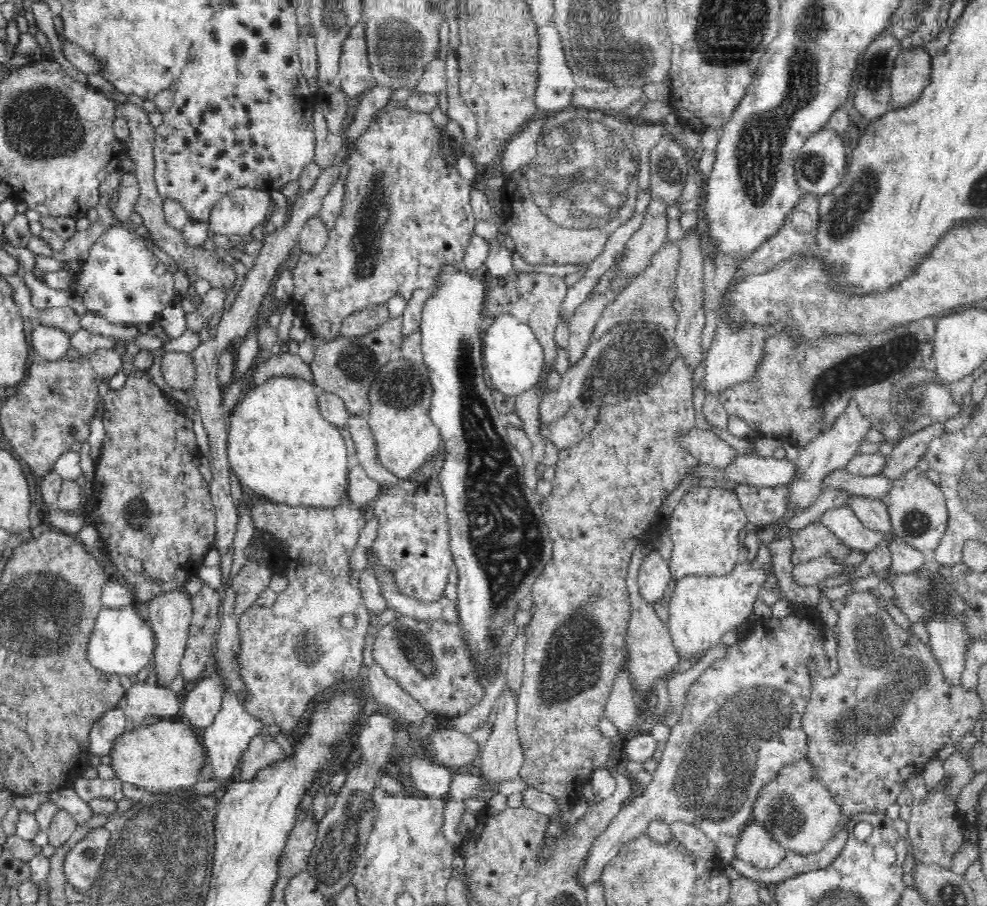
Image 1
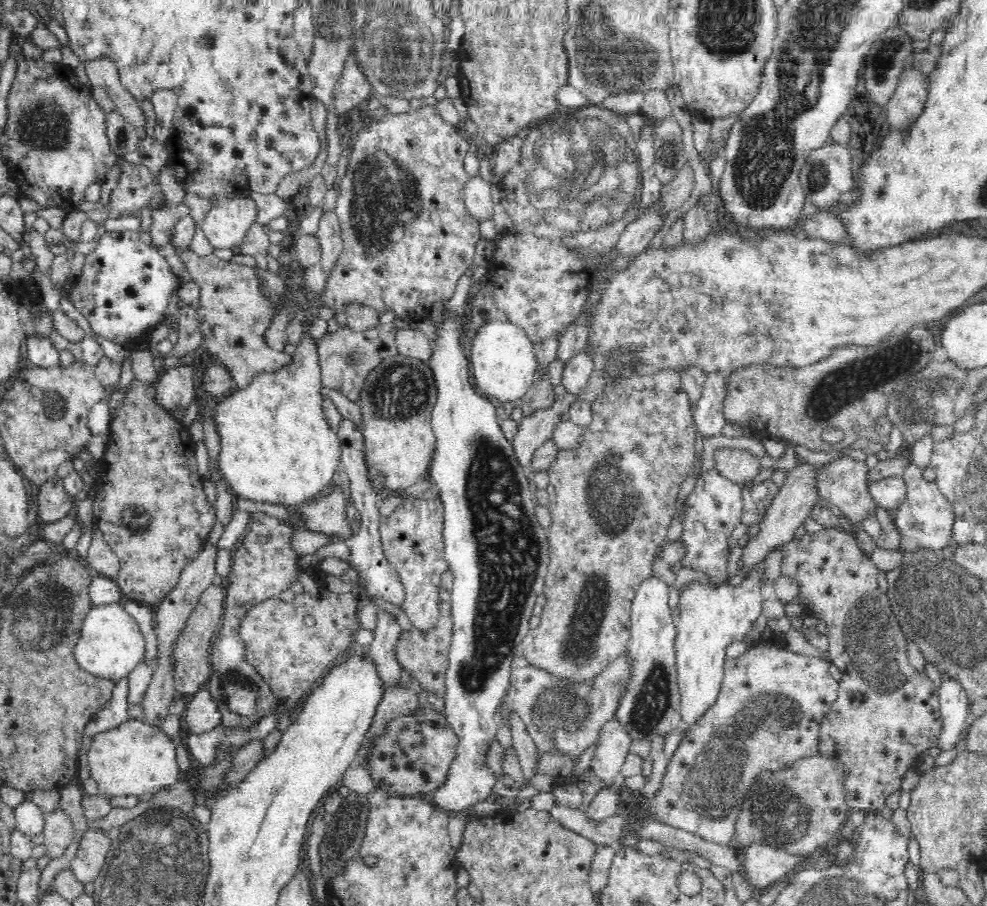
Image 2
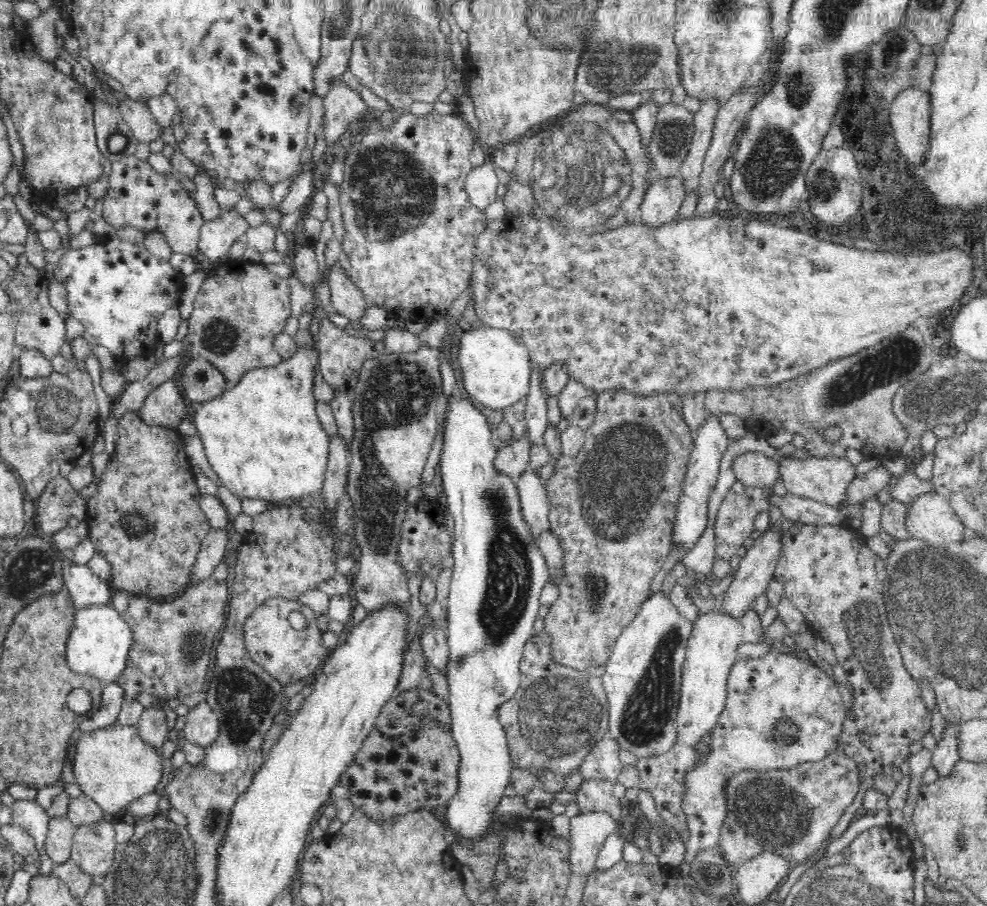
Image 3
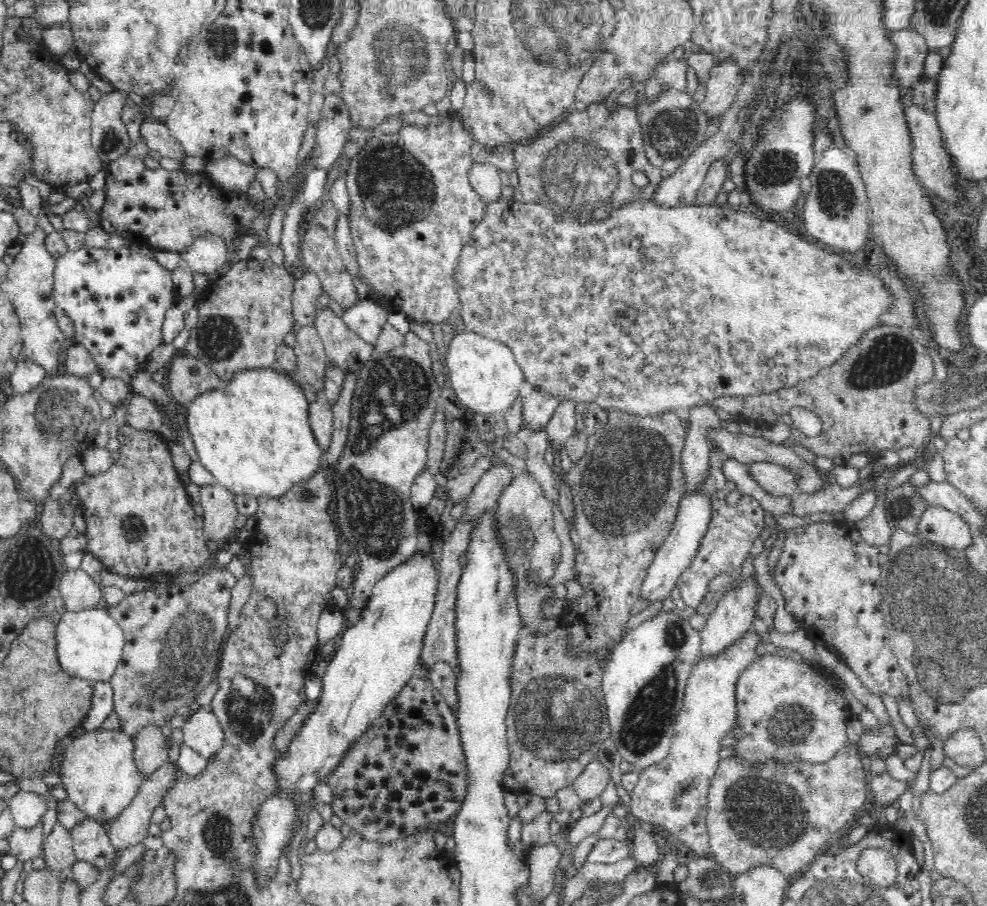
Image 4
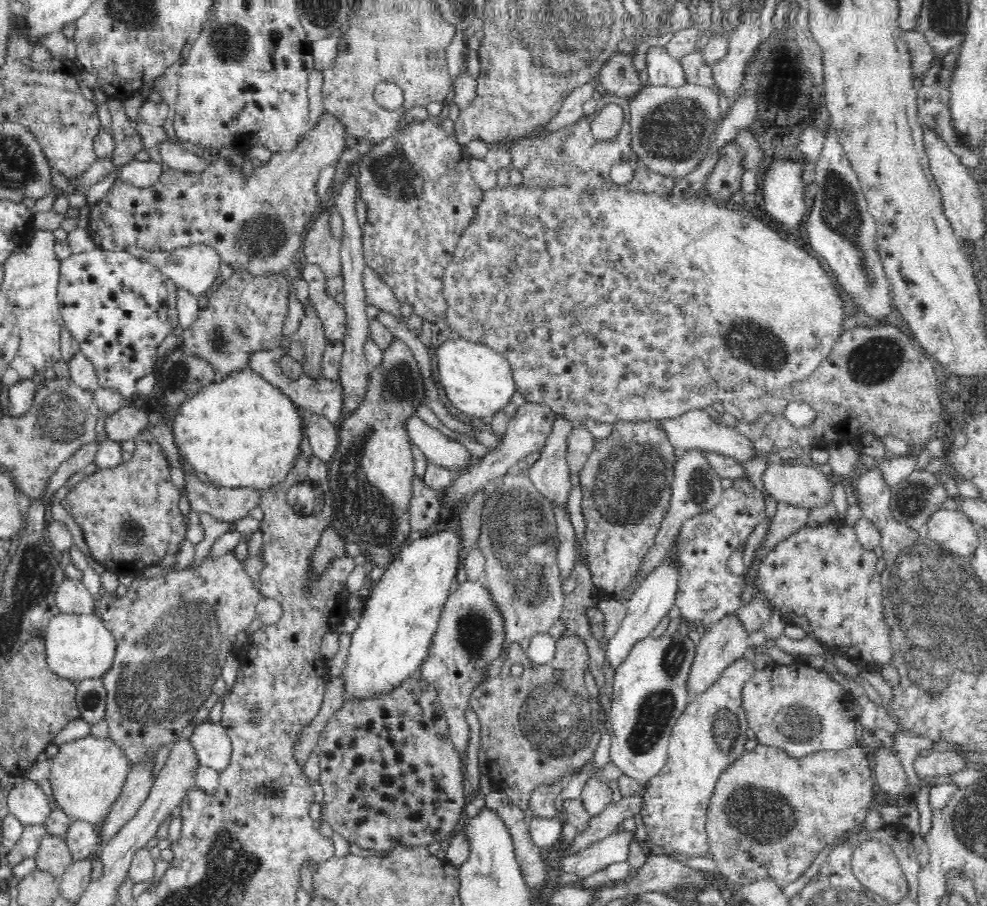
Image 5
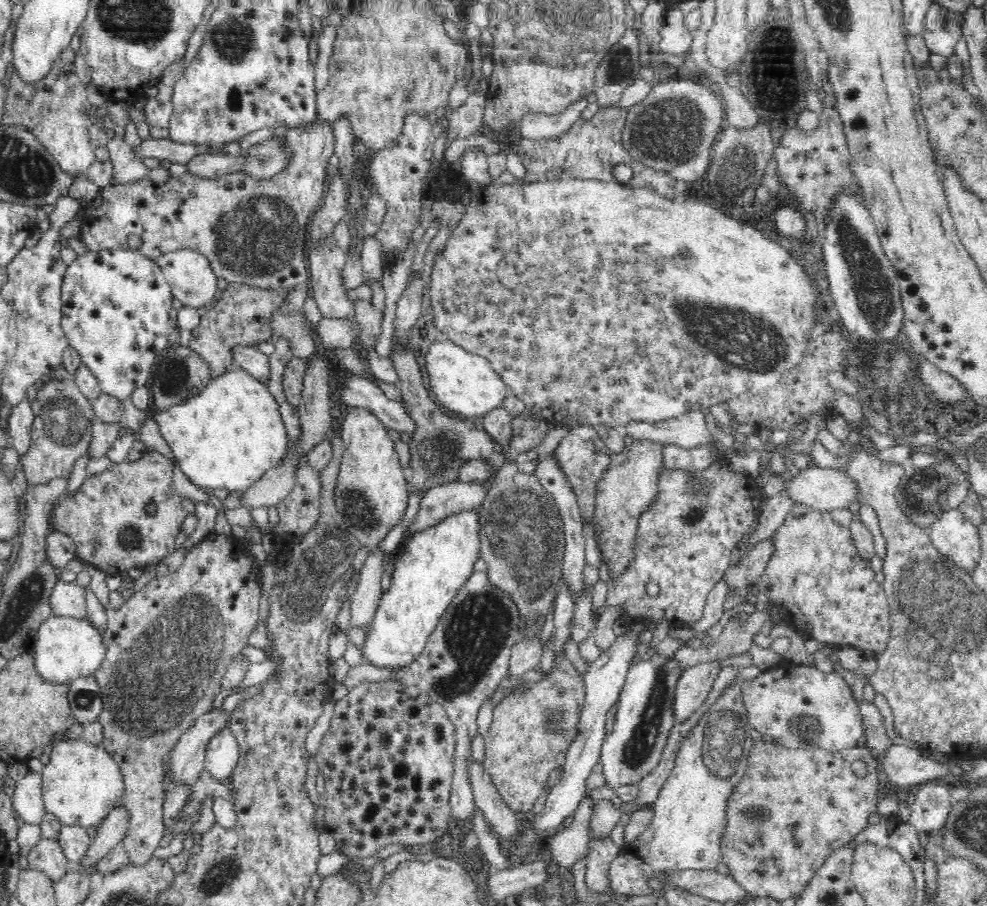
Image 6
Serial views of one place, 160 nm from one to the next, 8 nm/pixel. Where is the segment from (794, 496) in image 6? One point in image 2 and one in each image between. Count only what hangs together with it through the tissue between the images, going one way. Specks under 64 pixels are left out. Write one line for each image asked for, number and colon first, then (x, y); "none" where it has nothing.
2: (740, 466)
3: (754, 469)
4: (776, 479)
5: (800, 485)

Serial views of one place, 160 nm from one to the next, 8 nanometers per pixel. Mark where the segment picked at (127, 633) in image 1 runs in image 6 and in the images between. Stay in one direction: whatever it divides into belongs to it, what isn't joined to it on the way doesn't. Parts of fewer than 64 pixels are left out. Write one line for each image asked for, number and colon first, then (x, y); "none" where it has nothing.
2: (111, 645)
3: (101, 641)
4: (90, 644)
5: (79, 647)
6: (66, 648)

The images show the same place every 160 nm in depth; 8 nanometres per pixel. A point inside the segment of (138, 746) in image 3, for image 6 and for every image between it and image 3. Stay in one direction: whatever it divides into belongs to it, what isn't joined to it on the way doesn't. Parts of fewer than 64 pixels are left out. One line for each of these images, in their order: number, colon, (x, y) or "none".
4: (99, 772)
5: (87, 776)
6: (82, 782)

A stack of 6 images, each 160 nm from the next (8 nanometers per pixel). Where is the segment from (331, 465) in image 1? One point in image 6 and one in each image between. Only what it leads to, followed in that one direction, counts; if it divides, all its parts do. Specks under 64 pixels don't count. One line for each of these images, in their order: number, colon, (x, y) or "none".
2: (276, 446)
3: (263, 438)
4: (253, 434)
5: (241, 431)
6: (231, 433)

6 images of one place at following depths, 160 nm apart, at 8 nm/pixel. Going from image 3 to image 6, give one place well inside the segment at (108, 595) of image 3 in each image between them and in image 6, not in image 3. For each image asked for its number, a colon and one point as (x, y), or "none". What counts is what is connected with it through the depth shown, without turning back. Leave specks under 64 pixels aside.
4: (79, 591)
5: (73, 597)
6: (68, 598)

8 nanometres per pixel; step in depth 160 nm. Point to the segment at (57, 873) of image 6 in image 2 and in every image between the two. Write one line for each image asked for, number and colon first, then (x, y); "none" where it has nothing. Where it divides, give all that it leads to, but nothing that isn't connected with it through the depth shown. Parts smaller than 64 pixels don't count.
2: (58, 831)
3: (59, 839)
4: (58, 850)
5: (54, 856)

